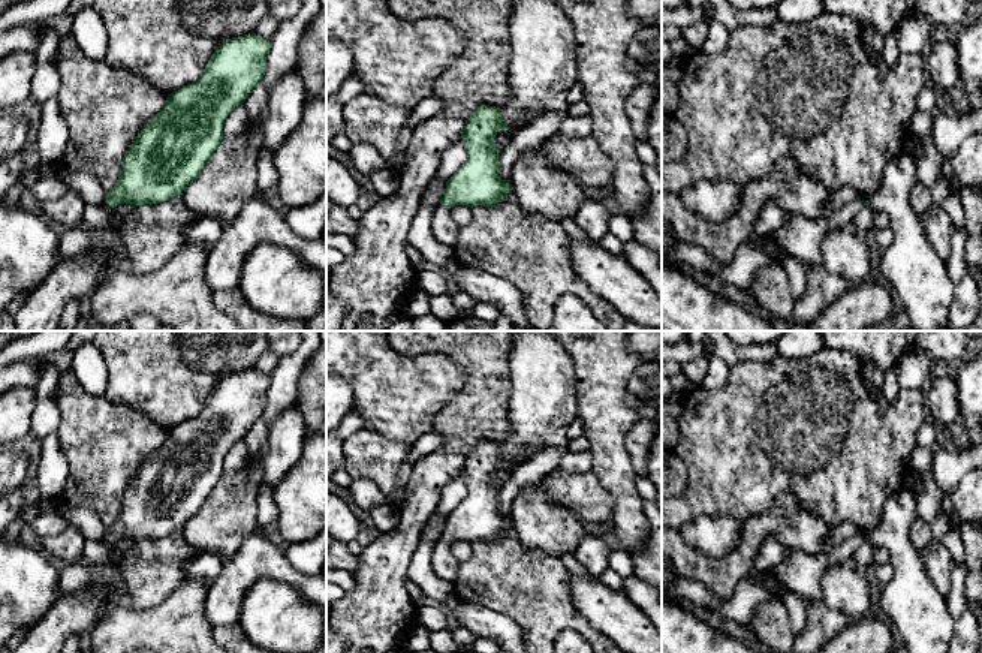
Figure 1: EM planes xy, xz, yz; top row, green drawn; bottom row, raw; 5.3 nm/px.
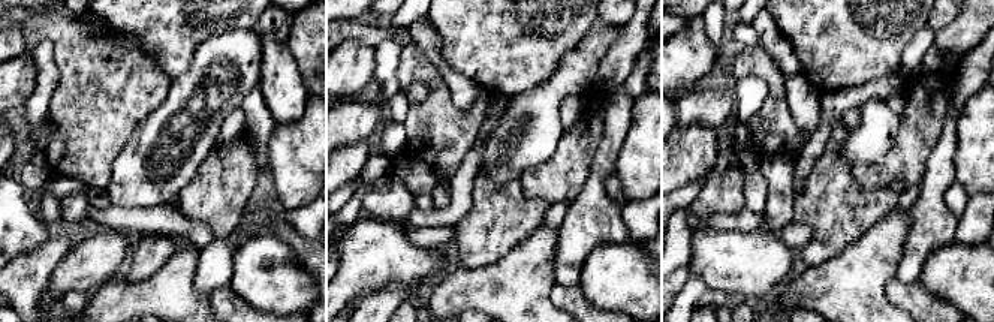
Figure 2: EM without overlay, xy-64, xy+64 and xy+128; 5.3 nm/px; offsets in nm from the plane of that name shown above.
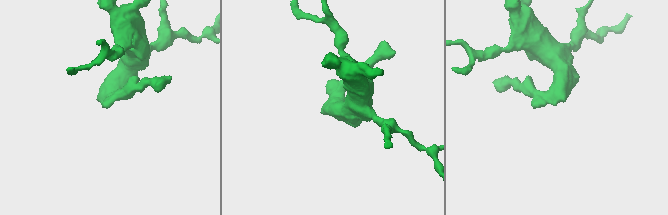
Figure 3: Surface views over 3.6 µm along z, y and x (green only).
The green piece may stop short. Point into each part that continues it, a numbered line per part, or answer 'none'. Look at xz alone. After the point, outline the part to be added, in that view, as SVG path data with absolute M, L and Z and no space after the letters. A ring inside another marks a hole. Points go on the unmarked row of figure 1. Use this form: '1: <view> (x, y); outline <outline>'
1: xz (445, 565); outline M439 539L434 545L433 556L431 556L433 571L437 578L455 583L458 578L458 566L460 562L451 553L451 544Z

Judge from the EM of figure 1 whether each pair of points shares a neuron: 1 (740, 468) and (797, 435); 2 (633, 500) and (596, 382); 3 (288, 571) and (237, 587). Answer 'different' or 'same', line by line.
1: same
2: same
3: same

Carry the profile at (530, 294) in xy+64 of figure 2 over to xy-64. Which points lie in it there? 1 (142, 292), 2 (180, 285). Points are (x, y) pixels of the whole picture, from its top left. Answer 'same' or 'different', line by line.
1: same
2: same

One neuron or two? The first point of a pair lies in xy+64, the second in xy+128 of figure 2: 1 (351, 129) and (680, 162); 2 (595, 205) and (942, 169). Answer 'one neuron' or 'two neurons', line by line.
1: two neurons
2: one neuron

